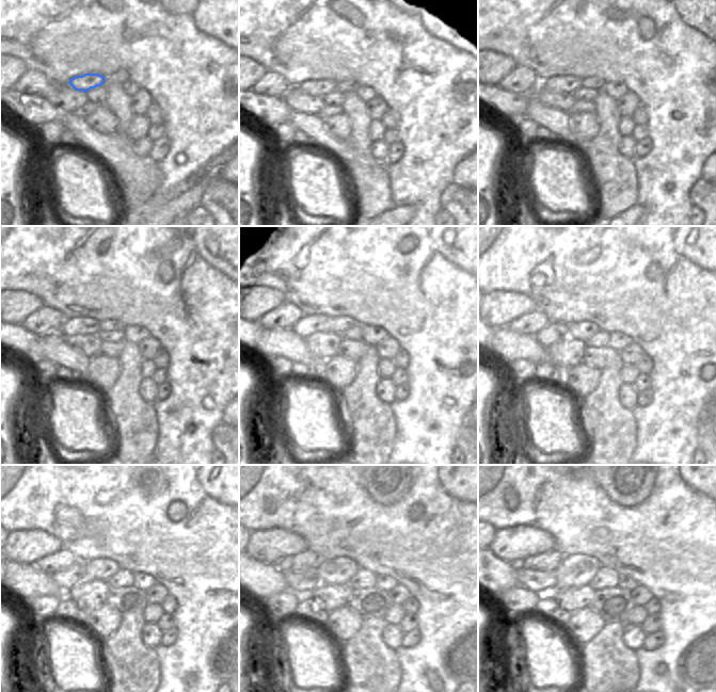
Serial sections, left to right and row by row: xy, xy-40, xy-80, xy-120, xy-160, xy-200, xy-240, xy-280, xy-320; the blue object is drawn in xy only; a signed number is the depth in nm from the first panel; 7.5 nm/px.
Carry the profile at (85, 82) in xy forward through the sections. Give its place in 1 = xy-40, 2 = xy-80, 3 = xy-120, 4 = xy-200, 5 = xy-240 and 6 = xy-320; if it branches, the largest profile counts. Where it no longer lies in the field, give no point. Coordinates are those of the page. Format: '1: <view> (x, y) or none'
1: xy-40 (318, 87)
2: xy-80 (559, 83)
3: xy-120 (77, 325)
4: xy-200 (553, 333)
5: xy-240 (66, 578)
6: xy-320 (536, 581)

